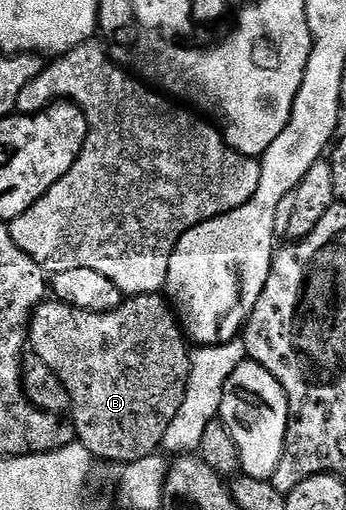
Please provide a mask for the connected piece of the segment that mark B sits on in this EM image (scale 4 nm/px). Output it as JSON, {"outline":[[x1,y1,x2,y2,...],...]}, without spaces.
{"outline":[[161,293,127,297,122,307,112,312,84,312,57,300,47,300,34,307,28,346,68,388,68,414,74,423,76,440,88,448,91,458,129,464,159,453,168,424,176,420,176,412,184,404,191,355,175,311]]}

